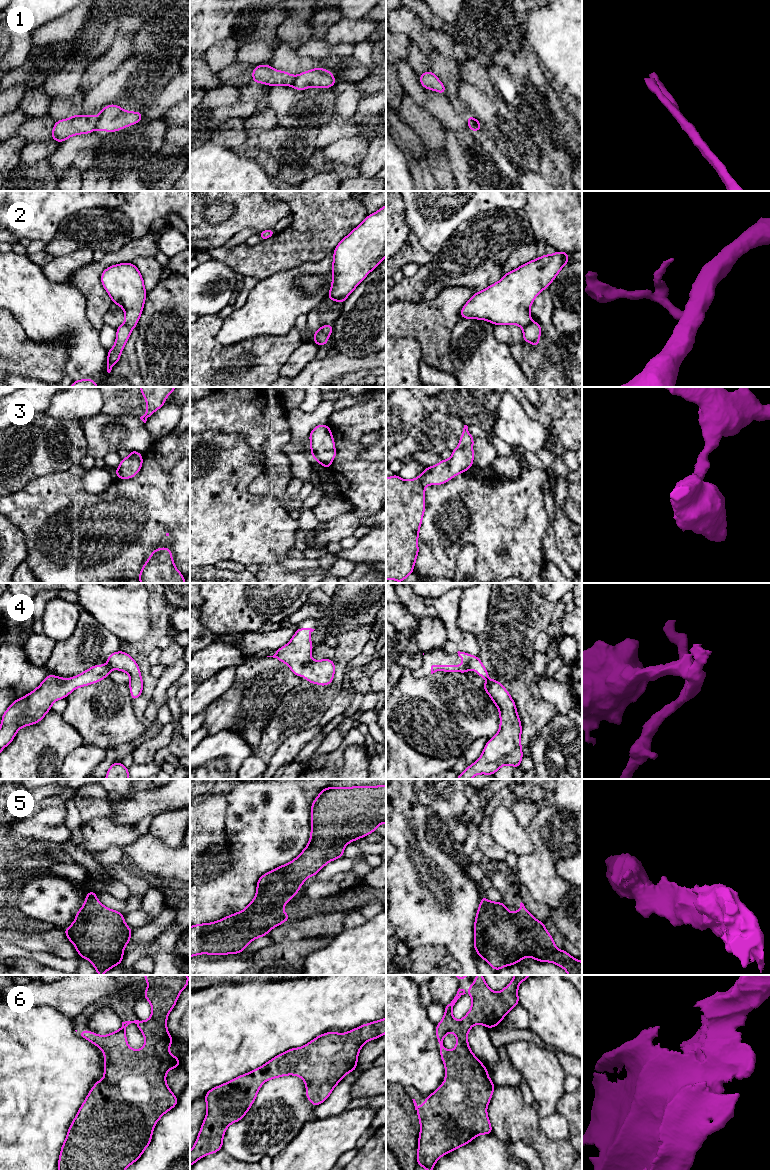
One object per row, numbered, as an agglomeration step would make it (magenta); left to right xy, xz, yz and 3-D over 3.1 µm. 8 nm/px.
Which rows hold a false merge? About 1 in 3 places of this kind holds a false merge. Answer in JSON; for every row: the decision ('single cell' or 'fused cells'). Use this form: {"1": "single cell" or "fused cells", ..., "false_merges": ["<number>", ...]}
{"1": "fused cells", "2": "fused cells", "3": "single cell", "4": "single cell", "5": "single cell", "6": "single cell", "false_merges": ["1", "2"]}

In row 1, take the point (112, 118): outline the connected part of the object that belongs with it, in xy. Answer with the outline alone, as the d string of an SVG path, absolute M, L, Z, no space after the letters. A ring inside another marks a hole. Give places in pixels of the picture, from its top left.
M110 104L97 116L97 131L115 132L134 125L143 119L142 112L128 112L118 105Z

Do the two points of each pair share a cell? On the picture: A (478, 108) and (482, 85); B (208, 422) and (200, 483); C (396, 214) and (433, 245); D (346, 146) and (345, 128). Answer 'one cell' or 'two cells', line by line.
A: two cells
B: two cells
C: two cells
D: two cells

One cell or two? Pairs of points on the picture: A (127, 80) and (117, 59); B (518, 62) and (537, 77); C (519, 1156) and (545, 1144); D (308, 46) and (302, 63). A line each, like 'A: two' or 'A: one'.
A: two
B: one
C: two
D: two

